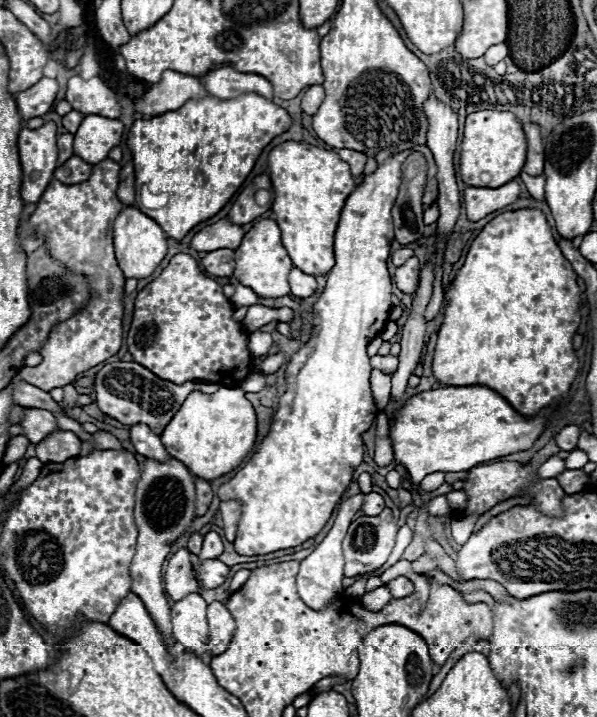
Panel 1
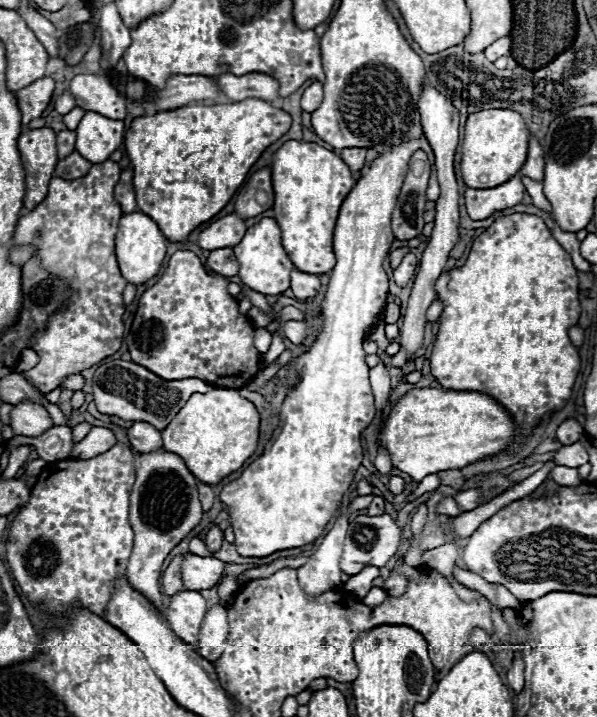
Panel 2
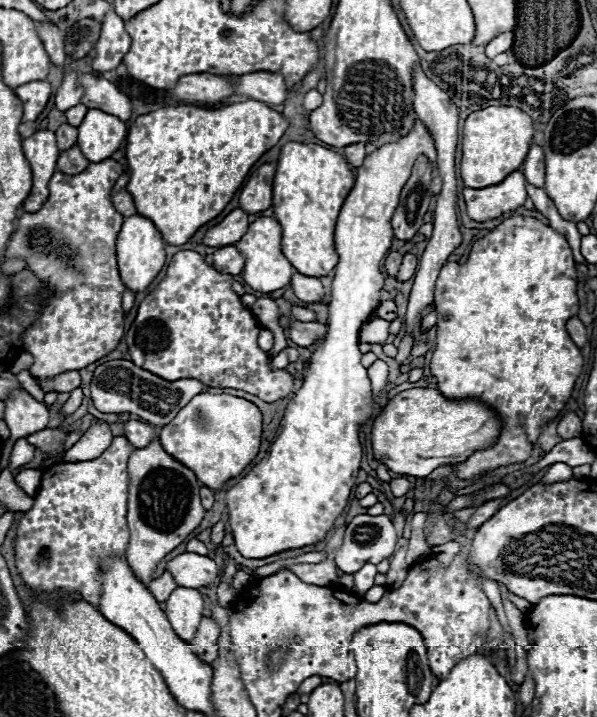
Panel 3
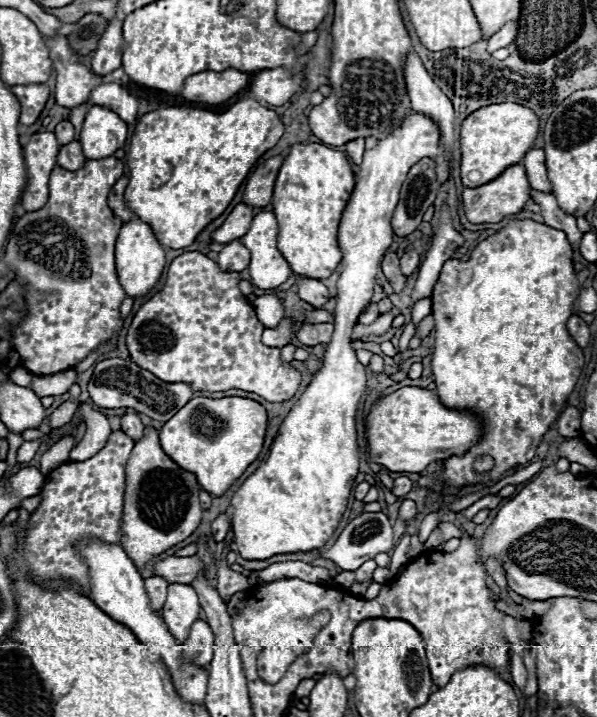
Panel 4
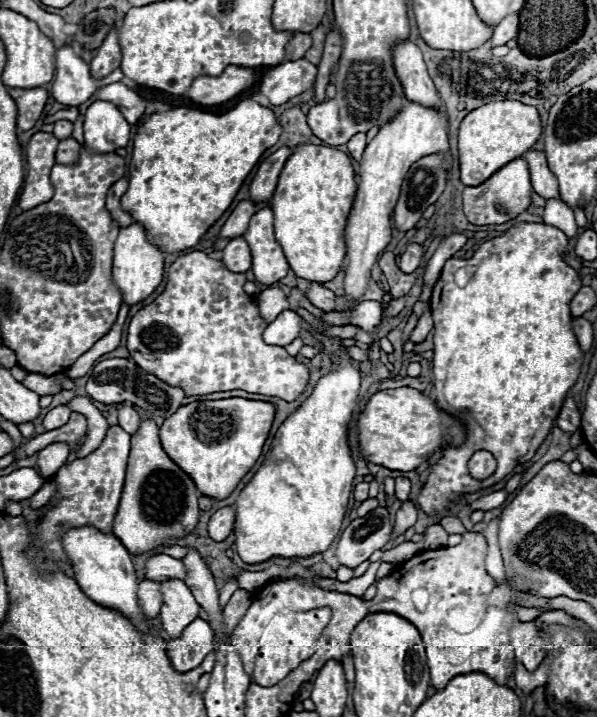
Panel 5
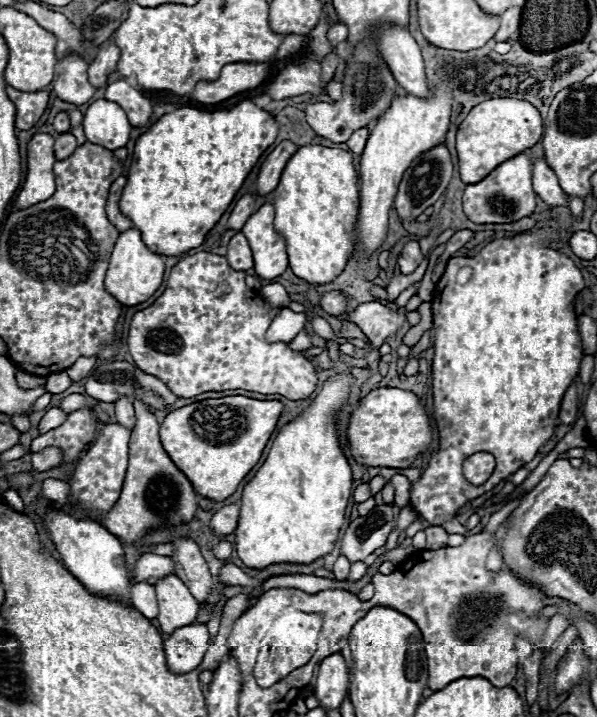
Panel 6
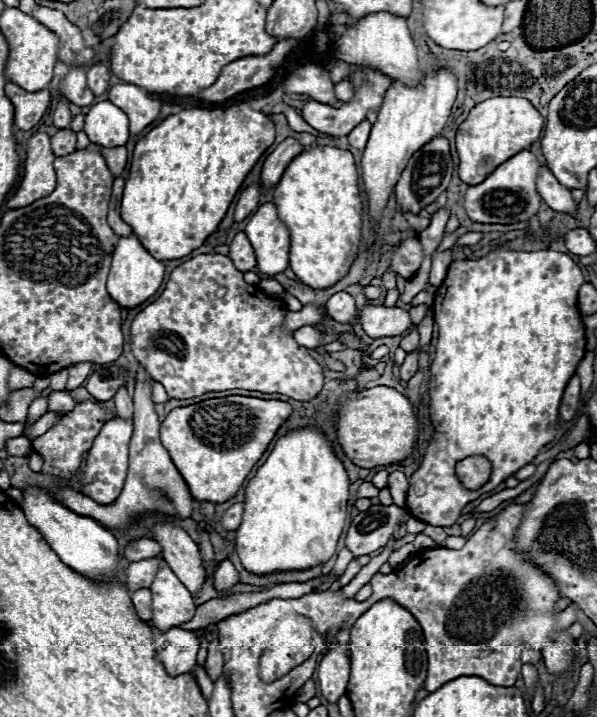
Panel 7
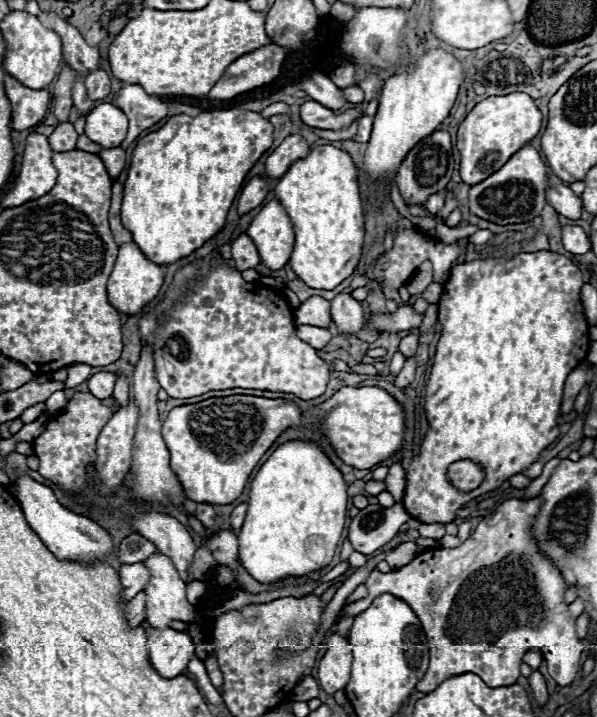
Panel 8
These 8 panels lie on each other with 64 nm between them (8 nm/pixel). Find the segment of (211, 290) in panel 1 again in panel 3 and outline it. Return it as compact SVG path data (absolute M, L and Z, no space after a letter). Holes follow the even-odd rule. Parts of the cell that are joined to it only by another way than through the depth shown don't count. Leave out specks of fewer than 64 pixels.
M182 250L174 254L164 280L142 300L136 320L126 332L126 344L132 362L168 382L194 378L206 388L246 390L250 394L256 394L264 402L282 400L292 394L294 376L286 370L272 368L272 360L276 354L264 352L258 346L258 334L262 326L258 324L254 314L242 306L240 296L232 290L232 282L232 274L220 274L198 252Z

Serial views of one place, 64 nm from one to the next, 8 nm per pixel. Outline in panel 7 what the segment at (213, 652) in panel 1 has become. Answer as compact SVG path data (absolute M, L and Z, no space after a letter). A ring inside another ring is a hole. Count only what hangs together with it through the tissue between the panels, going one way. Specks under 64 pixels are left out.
M170 628L168 632L154 640L154 650L170 676L192 672L198 648L200 648L198 636L182 628Z

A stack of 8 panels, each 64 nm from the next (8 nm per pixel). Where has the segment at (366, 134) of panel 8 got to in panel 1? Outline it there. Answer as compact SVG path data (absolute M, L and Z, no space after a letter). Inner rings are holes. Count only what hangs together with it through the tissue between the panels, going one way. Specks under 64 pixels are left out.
M344 148L344 150L340 150L338 154L340 154L340 158L342 158L344 162L348 162L348 164L350 164L350 168L352 168L352 174L354 174L354 176L360 176L360 174L364 172L364 164L366 164L366 154L364 154L364 152Z

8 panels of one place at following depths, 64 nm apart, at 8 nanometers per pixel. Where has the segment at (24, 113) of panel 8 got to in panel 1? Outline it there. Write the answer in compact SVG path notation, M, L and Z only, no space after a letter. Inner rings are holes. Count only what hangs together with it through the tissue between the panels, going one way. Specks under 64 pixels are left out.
M42 78L28 90L18 92L16 102L18 102L18 110L22 118L30 120L30 118L46 114L56 98L56 92L58 92L58 82L54 78Z

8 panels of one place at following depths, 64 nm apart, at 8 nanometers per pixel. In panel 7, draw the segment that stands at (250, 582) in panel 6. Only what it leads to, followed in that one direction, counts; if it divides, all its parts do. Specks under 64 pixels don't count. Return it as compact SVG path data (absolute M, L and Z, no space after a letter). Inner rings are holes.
M230 560L220 562L216 572L214 572L214 588L216 590L228 590L238 582L240 582L240 578L238 578L238 572L234 570L232 562Z

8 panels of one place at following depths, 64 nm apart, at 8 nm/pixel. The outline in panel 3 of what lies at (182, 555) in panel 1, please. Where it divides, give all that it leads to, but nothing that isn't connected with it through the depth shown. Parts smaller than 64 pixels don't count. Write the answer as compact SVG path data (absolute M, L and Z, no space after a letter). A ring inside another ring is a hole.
M164 572L160 578L154 578L154 580L148 584L148 588L150 588L152 596L154 596L160 604L168 600L168 596L170 596L172 588L176 588L176 586L178 586L178 584L174 582L174 578L172 578L168 572Z

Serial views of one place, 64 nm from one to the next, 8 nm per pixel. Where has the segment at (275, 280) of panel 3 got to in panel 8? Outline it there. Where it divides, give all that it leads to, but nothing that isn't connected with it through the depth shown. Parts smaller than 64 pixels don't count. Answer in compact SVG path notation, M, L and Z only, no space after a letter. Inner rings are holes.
M278 200L264 204L246 234L254 240L262 264L270 270L280 270L290 260L294 250L294 226Z

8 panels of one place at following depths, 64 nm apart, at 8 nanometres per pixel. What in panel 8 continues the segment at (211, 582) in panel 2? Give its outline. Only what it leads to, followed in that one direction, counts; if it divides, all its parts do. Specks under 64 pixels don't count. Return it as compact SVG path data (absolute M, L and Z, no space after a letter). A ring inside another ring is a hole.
M142 562L138 564L122 564L118 570L120 576L120 586L122 586L122 600L128 602L132 596L144 590L148 584L148 570L144 568Z

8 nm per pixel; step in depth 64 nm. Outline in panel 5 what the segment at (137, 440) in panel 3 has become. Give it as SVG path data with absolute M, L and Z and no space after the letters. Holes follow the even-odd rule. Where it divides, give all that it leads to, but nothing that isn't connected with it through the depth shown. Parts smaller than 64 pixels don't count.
M118 404L118 424L128 432L128 434L134 434L140 426L140 416L138 412L134 410L134 406L130 404Z

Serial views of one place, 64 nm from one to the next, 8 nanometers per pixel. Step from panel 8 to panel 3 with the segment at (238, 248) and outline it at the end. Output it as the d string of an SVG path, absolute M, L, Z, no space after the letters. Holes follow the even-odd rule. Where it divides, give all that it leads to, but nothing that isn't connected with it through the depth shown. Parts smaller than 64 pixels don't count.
M234 244L222 246L214 252L214 268L224 274L240 274L244 268L244 256Z

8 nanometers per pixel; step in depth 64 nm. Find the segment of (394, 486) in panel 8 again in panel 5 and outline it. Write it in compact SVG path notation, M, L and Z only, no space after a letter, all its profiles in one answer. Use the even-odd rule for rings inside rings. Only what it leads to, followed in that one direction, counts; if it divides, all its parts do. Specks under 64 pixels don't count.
M404 476L396 478L396 498L400 502L408 502L408 494L410 494L410 480Z

